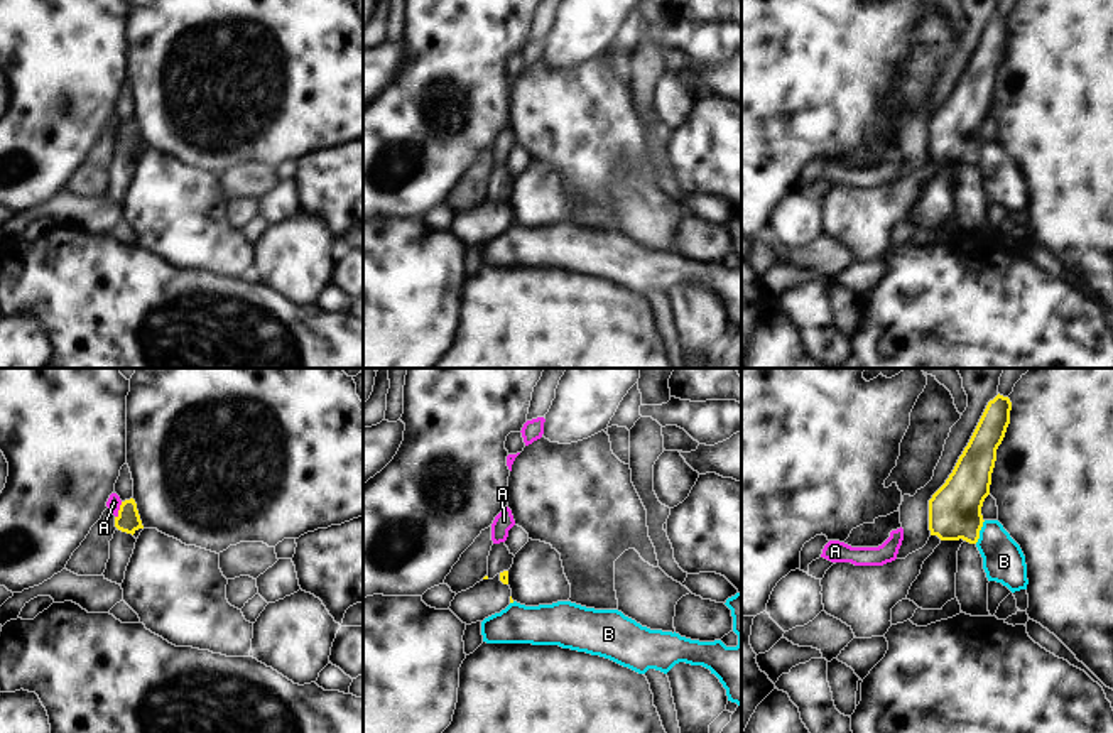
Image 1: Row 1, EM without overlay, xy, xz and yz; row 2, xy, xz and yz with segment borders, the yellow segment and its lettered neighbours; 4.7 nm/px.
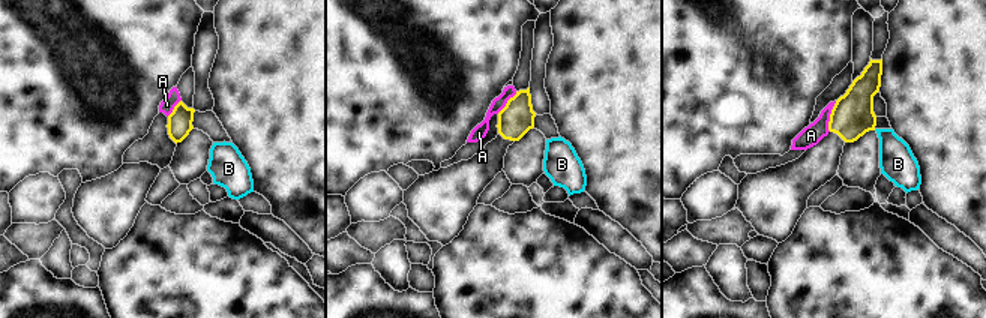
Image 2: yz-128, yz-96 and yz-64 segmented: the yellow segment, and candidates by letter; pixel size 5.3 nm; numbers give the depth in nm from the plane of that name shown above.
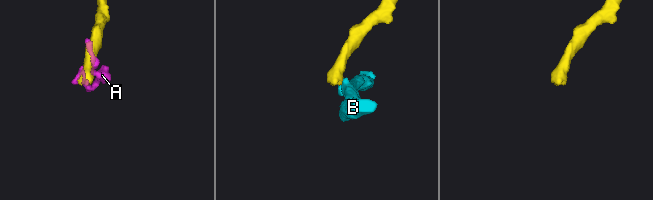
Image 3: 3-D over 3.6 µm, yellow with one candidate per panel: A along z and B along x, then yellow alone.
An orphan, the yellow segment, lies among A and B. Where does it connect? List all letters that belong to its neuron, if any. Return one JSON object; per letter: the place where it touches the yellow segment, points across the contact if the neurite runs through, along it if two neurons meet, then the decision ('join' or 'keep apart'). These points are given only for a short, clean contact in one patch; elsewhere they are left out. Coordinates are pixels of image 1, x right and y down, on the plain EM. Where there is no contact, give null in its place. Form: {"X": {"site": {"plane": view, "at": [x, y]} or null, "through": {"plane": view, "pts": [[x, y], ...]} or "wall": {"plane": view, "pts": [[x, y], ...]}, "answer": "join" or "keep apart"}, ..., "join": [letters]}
{"A": {"site": {"plane": "xy", "at": [119, 132]}, "wall": {"plane": "xy", "pts": [[122, 124], [115, 139]]}, "answer": "keep apart"}, "B": {"site": {"plane": "yz", "at": [978, 154]}, "wall": {"plane": "yz", "pts": [[985, 142], [975, 164]]}, "answer": "keep apart"}, "join": []}

